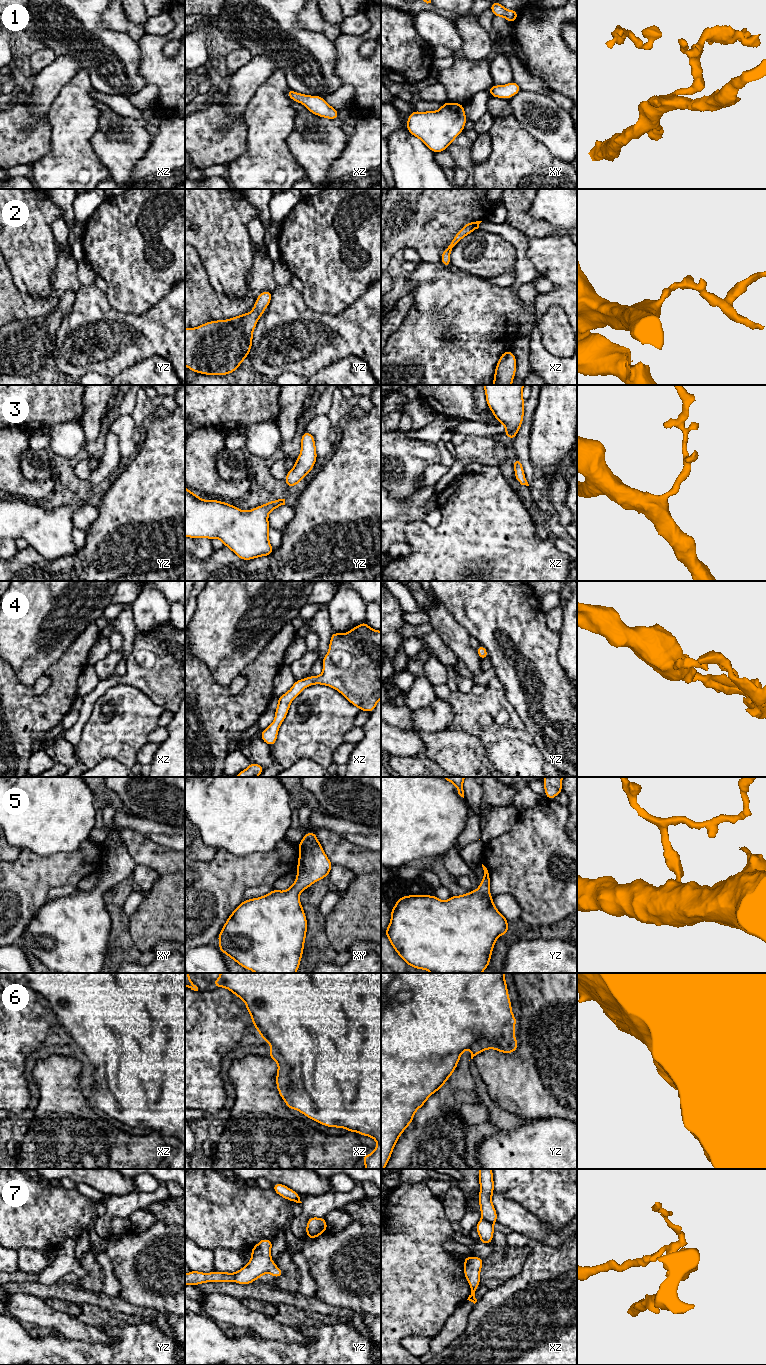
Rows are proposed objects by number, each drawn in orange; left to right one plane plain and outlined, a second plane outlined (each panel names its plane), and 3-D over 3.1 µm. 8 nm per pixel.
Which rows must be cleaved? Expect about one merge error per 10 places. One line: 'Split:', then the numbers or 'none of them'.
Split: 7

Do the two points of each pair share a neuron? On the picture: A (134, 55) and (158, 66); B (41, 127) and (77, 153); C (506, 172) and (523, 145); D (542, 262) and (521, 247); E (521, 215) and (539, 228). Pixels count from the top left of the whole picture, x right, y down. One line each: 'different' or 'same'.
A: different
B: different
C: same
D: different
E: same

